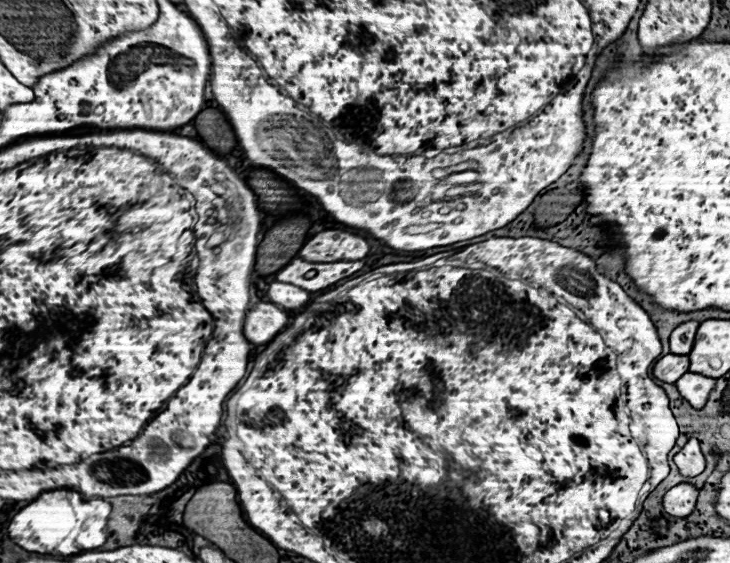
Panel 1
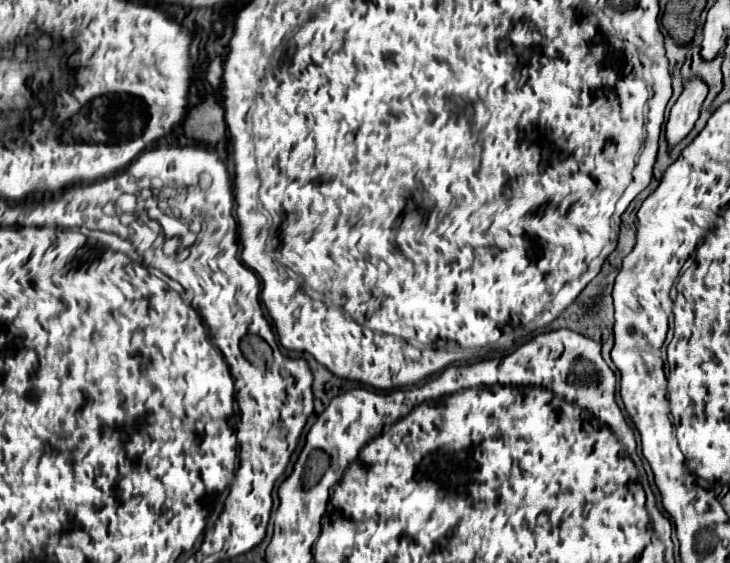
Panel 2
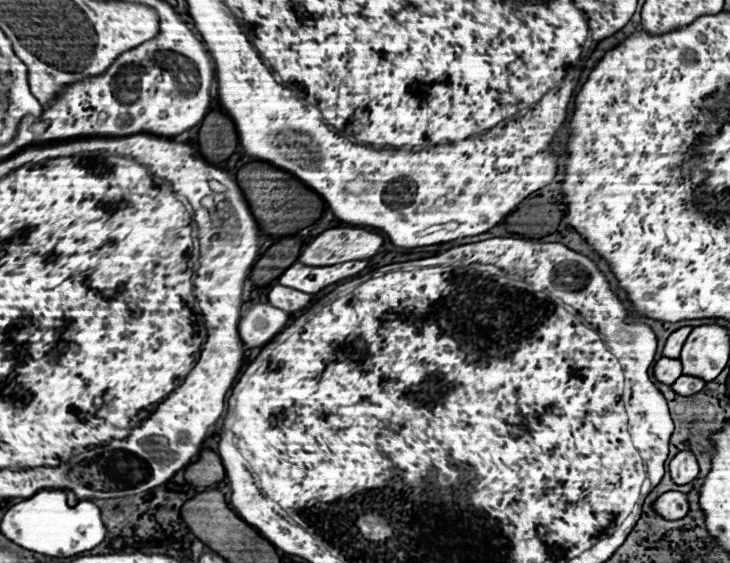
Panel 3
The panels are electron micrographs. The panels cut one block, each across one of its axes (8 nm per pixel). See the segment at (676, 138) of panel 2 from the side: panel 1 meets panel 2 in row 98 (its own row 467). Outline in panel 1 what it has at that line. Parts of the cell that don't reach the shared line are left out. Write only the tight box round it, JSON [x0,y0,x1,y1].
[674,438,706,476]

